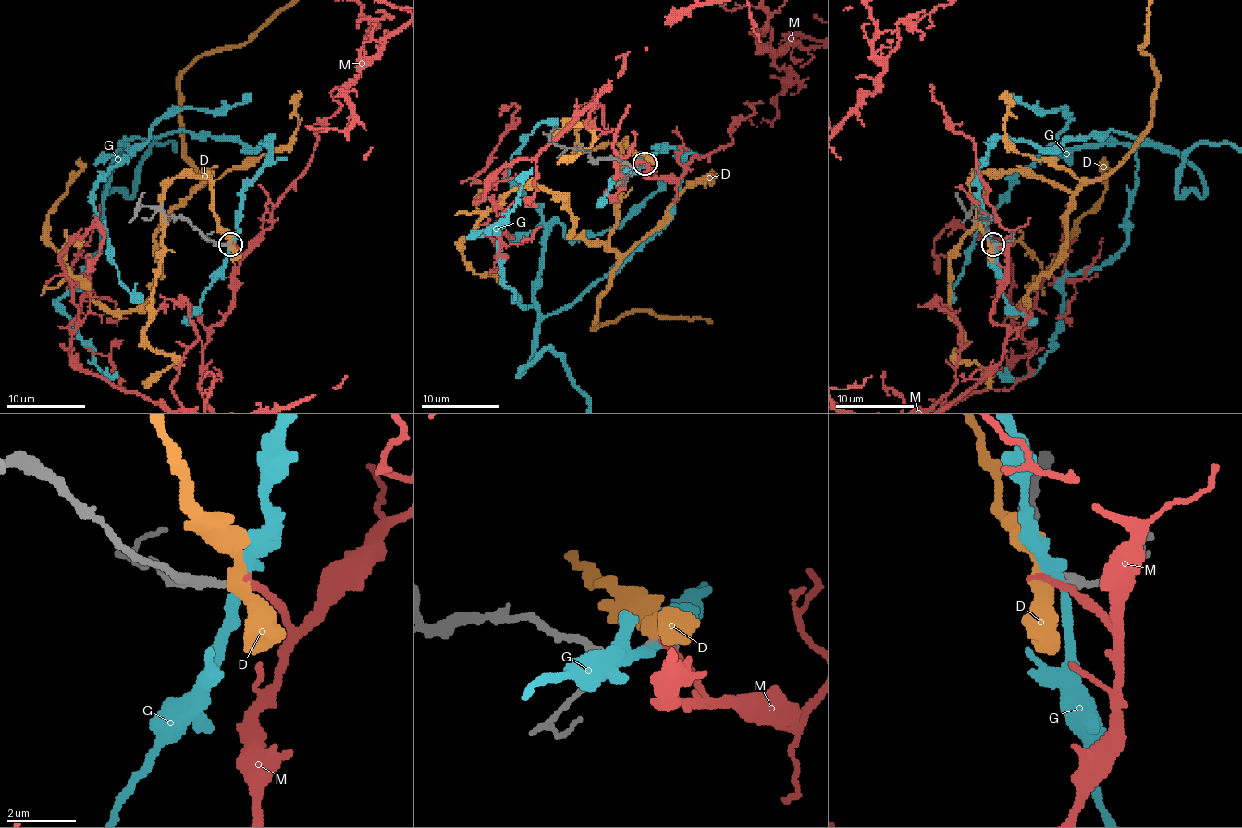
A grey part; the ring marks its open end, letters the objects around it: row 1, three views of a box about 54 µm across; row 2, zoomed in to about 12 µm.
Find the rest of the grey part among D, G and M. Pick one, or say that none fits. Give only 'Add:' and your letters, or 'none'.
Add: M

